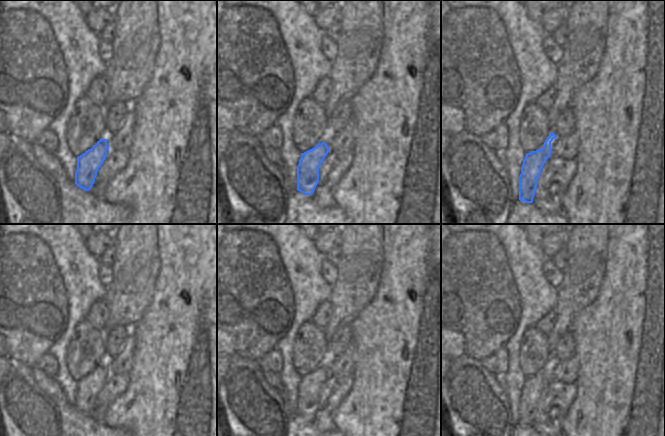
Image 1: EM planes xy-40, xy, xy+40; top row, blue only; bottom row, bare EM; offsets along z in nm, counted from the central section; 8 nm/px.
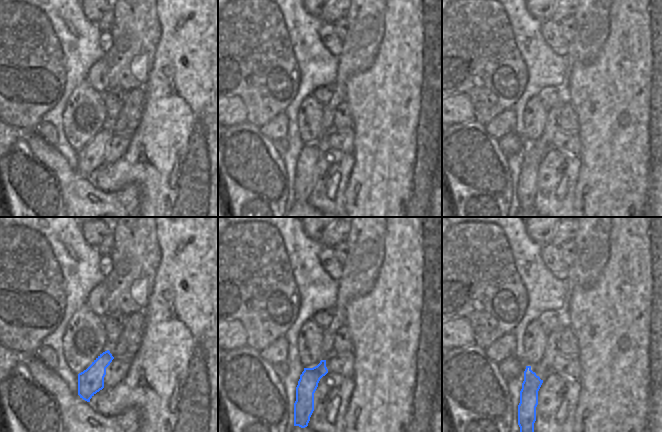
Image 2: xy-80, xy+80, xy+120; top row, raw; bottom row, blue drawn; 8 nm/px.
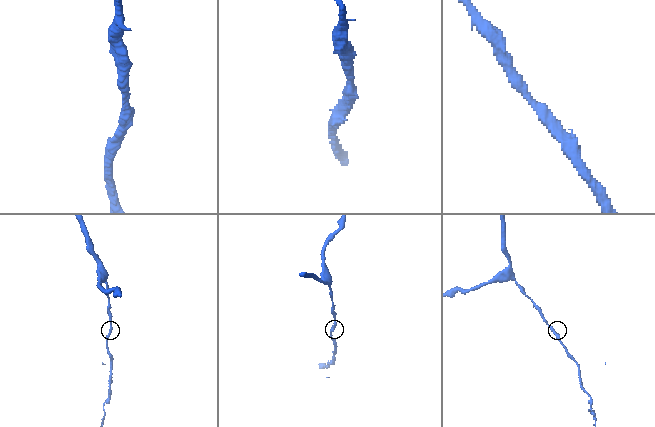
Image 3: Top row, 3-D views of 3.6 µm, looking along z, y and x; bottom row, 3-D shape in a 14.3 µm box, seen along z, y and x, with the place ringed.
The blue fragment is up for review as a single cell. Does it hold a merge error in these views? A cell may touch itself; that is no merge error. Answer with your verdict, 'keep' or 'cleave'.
keep

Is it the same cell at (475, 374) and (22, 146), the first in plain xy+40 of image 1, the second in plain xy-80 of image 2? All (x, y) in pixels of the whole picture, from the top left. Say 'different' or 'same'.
same

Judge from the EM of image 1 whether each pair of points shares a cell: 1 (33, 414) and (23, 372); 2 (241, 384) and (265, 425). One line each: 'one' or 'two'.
1: one
2: one

